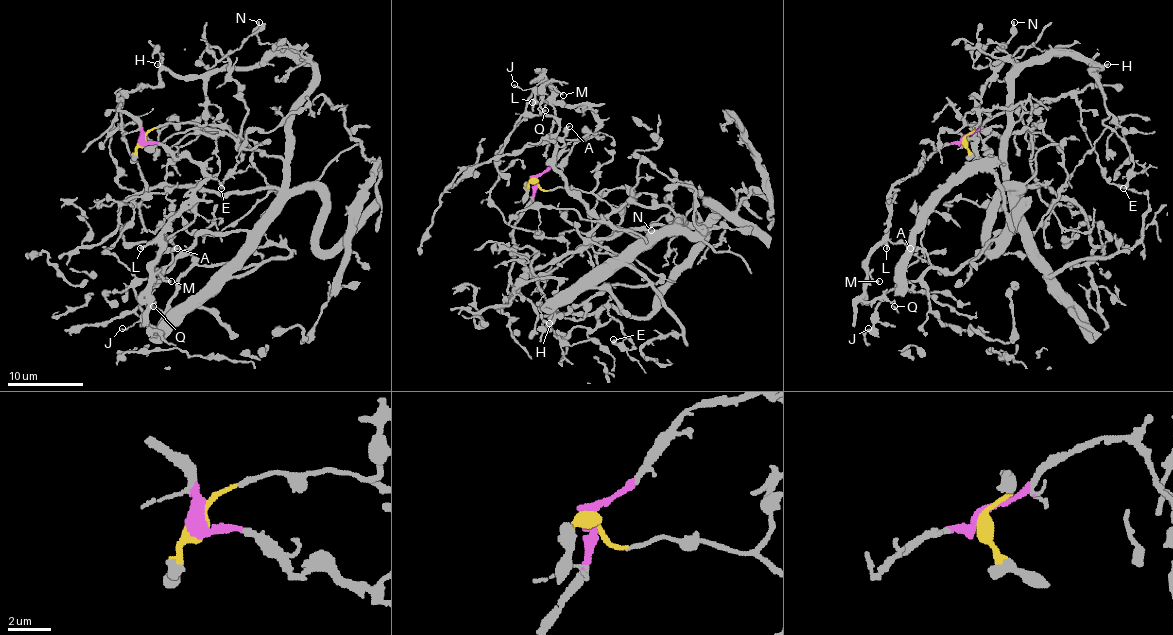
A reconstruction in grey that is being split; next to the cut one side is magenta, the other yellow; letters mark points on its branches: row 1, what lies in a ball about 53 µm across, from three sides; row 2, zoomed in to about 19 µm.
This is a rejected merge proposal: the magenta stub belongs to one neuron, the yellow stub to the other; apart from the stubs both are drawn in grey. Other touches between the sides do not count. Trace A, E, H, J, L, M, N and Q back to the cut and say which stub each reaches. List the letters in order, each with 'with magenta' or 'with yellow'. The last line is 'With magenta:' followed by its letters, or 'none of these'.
A: with yellow
E: with yellow
H: with yellow
J: with yellow
L: with magenta
M: with magenta
N: with yellow
Q: with magenta
With magenta: L, M, Q

